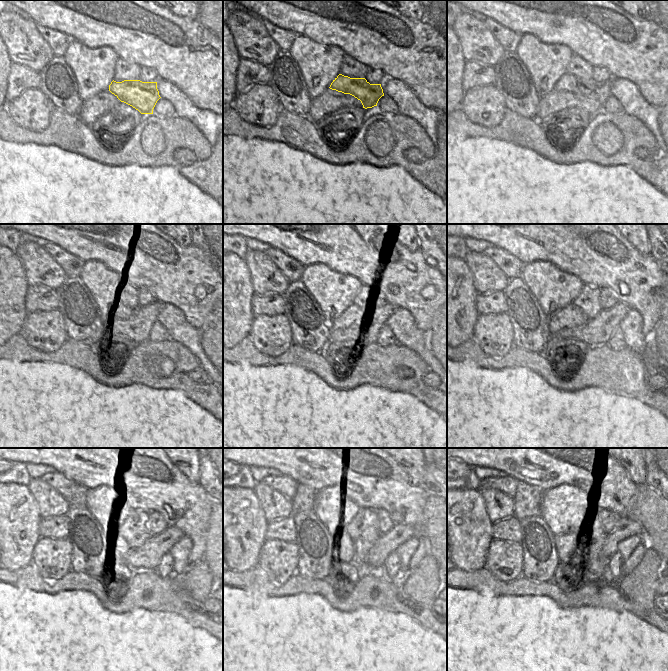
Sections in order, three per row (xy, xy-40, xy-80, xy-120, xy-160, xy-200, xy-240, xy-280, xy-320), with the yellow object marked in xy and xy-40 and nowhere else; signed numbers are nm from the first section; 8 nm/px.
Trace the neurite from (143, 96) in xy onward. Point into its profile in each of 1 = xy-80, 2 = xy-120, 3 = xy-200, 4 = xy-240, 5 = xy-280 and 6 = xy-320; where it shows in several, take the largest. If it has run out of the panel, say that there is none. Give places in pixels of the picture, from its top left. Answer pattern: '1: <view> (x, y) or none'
1: xy-80 (567, 83)
2: xy-120 (122, 311)
3: xy-200 (571, 316)
4: xy-240 (122, 542)
5: xy-280 (340, 544)
6: xy-320 (564, 544)

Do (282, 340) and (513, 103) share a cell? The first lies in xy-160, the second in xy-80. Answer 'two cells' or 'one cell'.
two cells

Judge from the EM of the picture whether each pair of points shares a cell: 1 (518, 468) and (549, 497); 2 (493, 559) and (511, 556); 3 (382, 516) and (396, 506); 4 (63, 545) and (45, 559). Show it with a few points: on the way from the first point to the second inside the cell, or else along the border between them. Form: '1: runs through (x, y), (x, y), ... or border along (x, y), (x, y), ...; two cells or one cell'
1: border along (566, 483), (548, 488), (543, 492); two cells
2: runs through (497, 559), (505, 559), (507, 557); one cell
3: border along (375, 510), (383, 510), (394, 525); two cells
4: runs through (59, 549), (49, 558); one cell

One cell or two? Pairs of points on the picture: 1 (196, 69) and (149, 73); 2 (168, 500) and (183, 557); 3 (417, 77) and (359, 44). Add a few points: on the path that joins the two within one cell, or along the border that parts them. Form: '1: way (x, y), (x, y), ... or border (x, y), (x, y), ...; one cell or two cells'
1: border (141, 65), (151, 68), (158, 75), (159, 79); two cells
2: border (185, 535), (192, 543), (188, 559); two cells
3: way (403, 63), (384, 45), (373, 45); one cell

